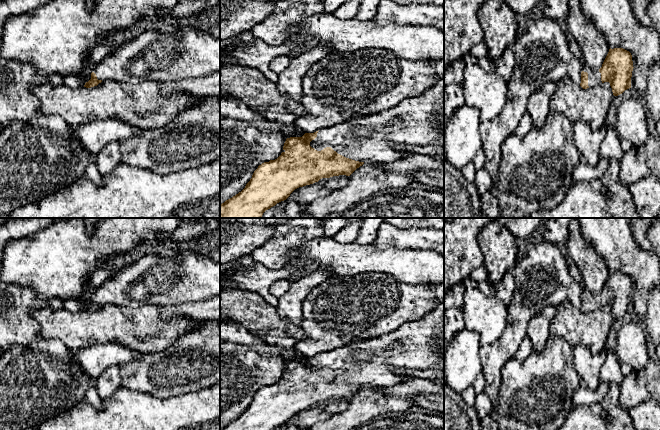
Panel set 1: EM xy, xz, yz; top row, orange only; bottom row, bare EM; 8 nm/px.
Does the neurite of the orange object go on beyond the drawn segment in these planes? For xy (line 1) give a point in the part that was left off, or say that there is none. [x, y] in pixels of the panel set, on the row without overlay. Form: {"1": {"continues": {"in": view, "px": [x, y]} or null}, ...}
{"1": {"continues": {"in": "xy", "px": [175, 274]}}}

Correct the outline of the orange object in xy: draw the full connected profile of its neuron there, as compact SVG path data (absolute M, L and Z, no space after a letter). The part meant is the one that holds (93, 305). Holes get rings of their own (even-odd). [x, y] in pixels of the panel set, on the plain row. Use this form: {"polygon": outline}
{"polygon": "M171 242L157 247L154 254L140 258L97 288L84 311L97 310L103 304L128 308L142 305L174 306L217 296L220 296L220 262L198 252L195 246Z"}

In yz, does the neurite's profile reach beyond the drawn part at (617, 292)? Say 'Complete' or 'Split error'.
Split error

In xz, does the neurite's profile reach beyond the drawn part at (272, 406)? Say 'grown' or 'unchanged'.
grown

